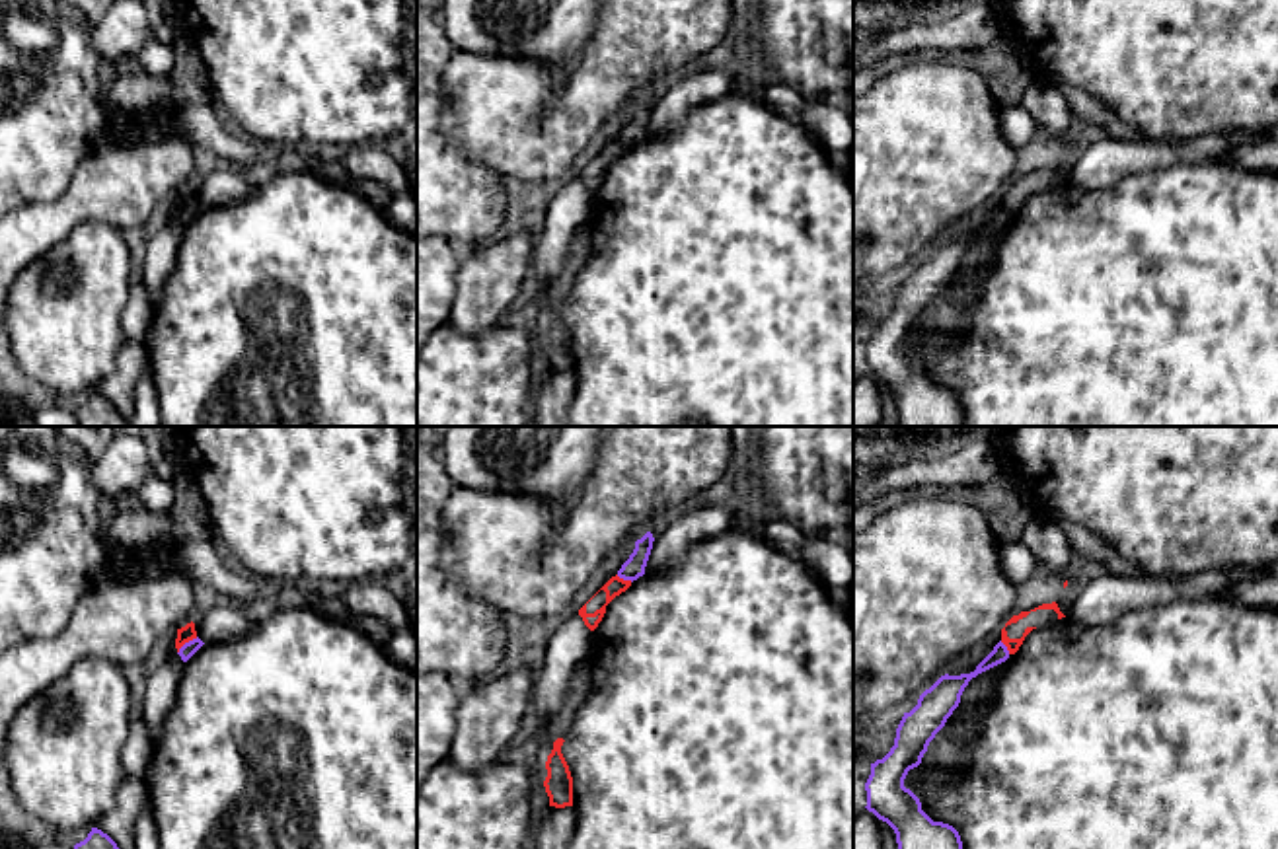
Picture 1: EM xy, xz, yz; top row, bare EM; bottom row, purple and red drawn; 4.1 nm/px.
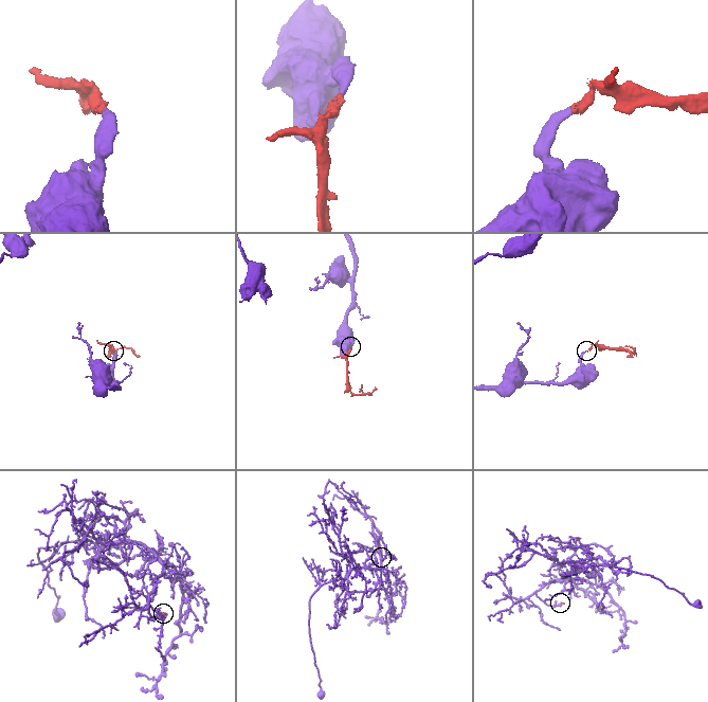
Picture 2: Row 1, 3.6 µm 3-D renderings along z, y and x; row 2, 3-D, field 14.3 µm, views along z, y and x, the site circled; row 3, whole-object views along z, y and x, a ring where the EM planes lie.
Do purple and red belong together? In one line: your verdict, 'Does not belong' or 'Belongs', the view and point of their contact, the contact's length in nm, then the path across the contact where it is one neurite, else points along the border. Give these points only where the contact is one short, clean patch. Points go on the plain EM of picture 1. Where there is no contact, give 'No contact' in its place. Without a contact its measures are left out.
Does not belong. Touches purple at xy (186, 207). Shared border 110 nm. Boundary: xy (197, 201), (189, 203), (178, 217)

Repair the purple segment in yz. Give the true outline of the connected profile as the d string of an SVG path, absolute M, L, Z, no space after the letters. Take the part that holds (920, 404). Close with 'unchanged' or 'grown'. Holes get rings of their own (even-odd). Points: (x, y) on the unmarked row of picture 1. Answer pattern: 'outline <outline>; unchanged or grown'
outline M999 204L974 236L941 240L920 259L918 269L904 277L890 315L871 327L865 372L894 393L898 426L962 426L958 395L949 388L933 386L921 374L920 362L904 351L904 343L921 327L929 306L958 271L968 245L1007 222L1009 214Z; unchanged

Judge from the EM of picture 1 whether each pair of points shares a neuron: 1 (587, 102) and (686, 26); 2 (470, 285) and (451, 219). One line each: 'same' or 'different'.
1: same
2: different

